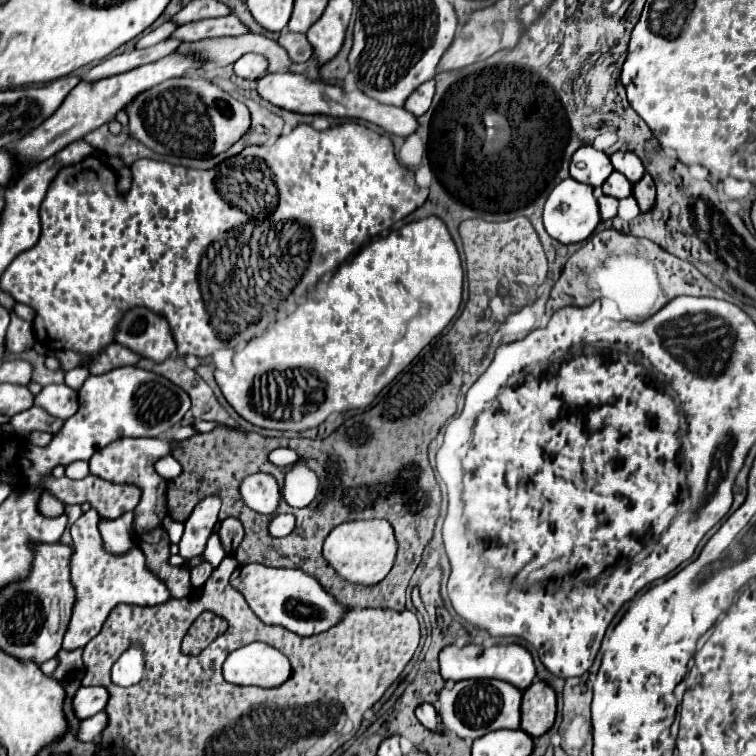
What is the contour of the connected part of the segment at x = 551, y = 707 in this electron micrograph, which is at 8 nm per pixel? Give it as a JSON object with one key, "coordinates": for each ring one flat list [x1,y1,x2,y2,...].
{"coordinates":[[536,680,524,692,520,728,530,736,538,738,552,728,554,718,556,718,556,694,546,682]]}

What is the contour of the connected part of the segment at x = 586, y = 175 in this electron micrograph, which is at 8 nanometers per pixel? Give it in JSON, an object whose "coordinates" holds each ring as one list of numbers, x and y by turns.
{"coordinates":[[582,146,572,156,570,176,576,182,588,184,592,188,600,188,612,172,614,168,610,164,610,158,604,152,596,150,594,146]]}

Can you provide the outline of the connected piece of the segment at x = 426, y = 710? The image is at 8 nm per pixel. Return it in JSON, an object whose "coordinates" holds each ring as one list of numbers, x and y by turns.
{"coordinates":[[422,704,416,708,416,716,420,720,420,724,424,724,428,730,436,732,438,730,438,712,432,704]]}

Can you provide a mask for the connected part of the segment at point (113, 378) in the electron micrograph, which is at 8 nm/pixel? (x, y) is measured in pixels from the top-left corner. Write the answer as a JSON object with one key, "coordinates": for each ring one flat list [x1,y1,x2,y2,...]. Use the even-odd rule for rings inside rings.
{"coordinates":[[124,366,108,374,90,376,80,388,78,402,78,412,64,422,62,432,56,434,46,448,38,448,34,444,26,444,22,448,22,454,34,464,30,470,24,470,28,486,40,486,40,478,52,472,56,464,68,466,74,460,90,460,98,450,122,436,164,436,190,410,190,398,184,390,176,388,158,374,136,366]]}

